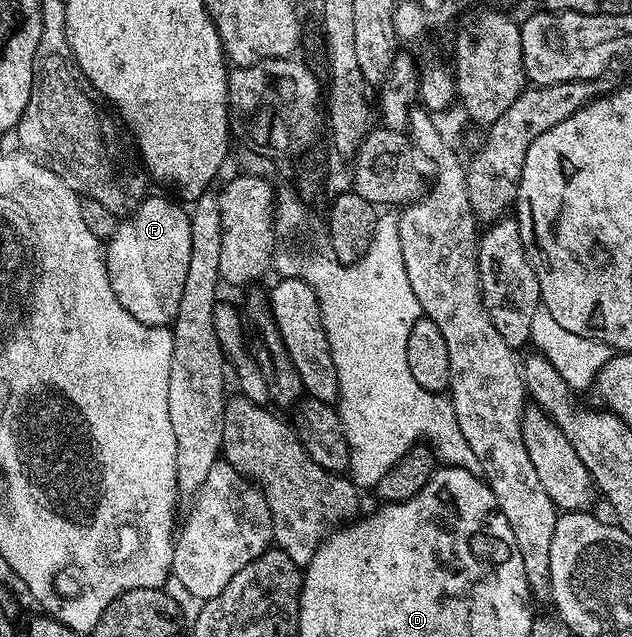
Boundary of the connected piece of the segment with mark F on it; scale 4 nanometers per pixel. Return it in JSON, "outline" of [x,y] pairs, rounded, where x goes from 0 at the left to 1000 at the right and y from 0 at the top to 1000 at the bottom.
{"outline":[[[245,308],[229,311],[185,353],[180,370],[168,380],[165,413],[171,449],[180,452],[184,474],[225,509],[271,513],[282,490],[282,471],[288,471],[288,446],[294,446],[294,421],[301,421],[301,336],[278,317]]]}

